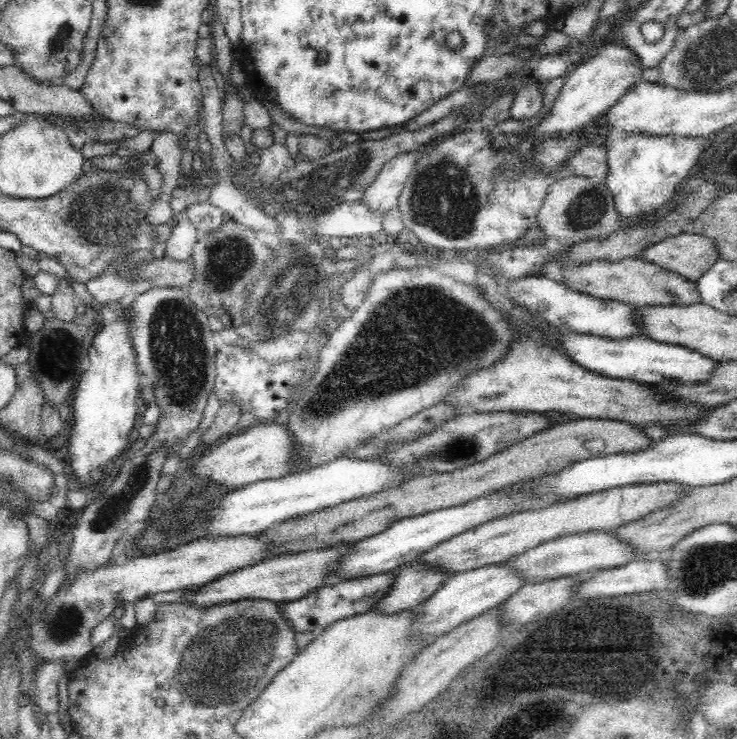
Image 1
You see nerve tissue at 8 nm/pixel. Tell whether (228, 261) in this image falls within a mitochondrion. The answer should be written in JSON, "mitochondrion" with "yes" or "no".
{"mitochondrion":"yes"}

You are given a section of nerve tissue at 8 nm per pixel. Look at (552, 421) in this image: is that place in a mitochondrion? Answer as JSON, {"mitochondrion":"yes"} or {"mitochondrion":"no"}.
{"mitochondrion":"no"}

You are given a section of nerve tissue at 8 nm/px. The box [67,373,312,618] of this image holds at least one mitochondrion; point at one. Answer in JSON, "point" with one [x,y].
{"point":[112,511]}

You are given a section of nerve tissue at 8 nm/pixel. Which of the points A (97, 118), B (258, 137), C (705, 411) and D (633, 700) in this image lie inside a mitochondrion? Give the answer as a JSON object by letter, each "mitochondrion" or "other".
{"A":"other","B":"other","C":"other","D":"other"}

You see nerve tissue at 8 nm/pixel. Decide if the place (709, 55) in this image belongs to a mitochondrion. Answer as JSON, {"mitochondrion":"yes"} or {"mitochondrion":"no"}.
{"mitochondrion":"yes"}

